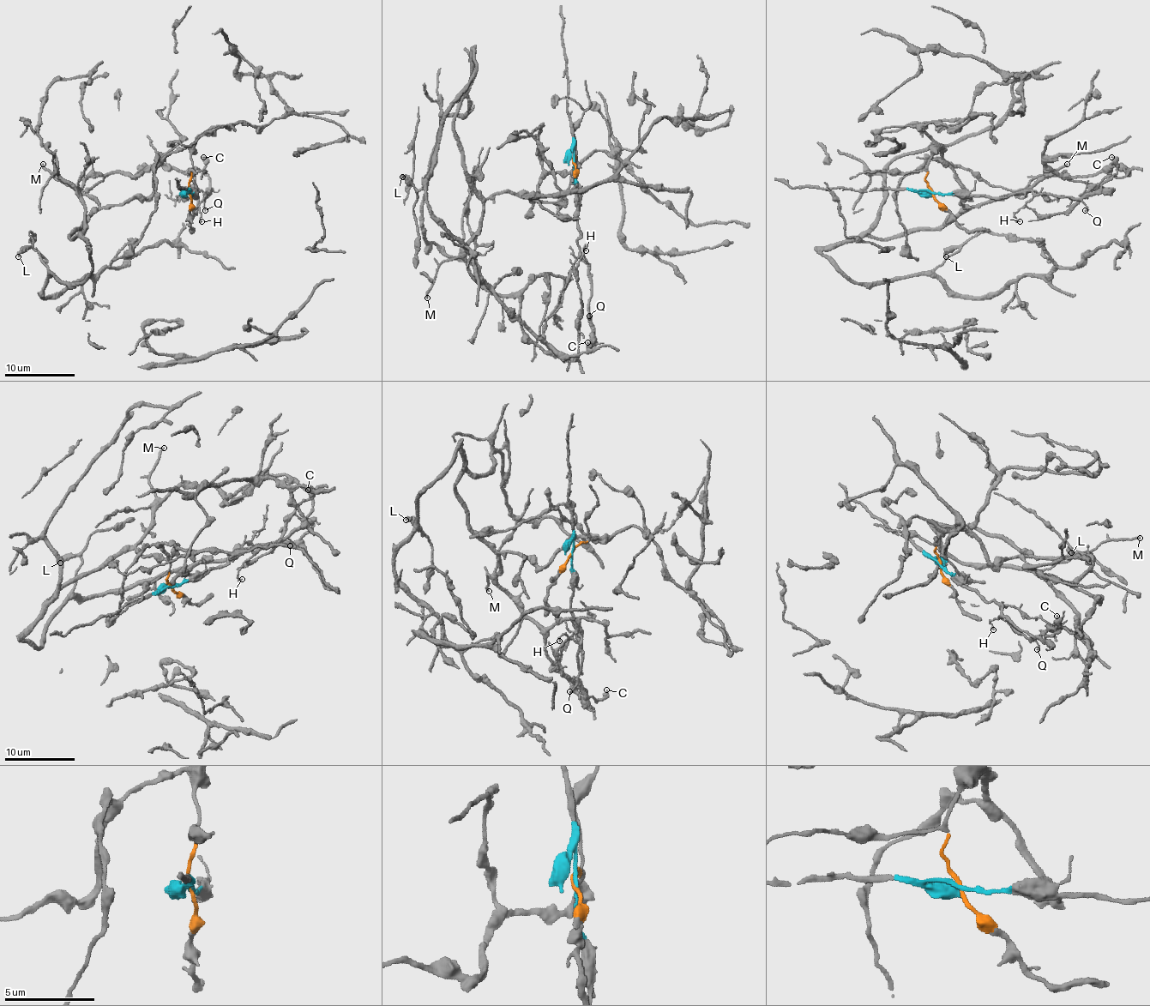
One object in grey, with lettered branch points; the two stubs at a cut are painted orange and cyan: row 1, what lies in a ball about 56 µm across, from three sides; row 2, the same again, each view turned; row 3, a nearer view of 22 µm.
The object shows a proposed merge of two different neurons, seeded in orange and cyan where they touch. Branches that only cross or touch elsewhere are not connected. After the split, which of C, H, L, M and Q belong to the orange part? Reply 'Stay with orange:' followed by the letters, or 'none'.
Stay with orange: L, M

